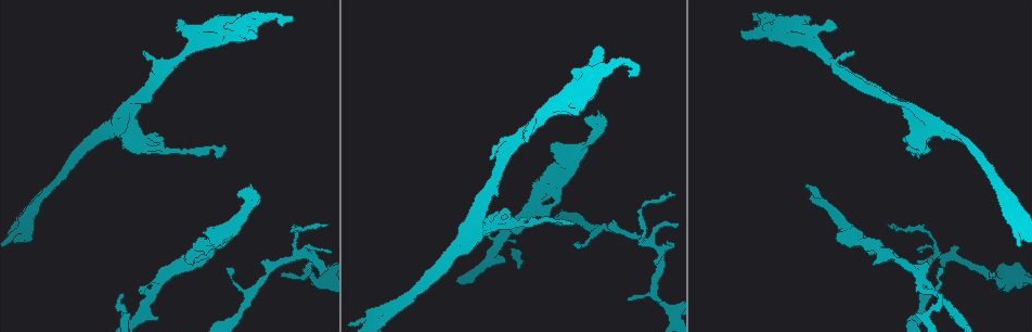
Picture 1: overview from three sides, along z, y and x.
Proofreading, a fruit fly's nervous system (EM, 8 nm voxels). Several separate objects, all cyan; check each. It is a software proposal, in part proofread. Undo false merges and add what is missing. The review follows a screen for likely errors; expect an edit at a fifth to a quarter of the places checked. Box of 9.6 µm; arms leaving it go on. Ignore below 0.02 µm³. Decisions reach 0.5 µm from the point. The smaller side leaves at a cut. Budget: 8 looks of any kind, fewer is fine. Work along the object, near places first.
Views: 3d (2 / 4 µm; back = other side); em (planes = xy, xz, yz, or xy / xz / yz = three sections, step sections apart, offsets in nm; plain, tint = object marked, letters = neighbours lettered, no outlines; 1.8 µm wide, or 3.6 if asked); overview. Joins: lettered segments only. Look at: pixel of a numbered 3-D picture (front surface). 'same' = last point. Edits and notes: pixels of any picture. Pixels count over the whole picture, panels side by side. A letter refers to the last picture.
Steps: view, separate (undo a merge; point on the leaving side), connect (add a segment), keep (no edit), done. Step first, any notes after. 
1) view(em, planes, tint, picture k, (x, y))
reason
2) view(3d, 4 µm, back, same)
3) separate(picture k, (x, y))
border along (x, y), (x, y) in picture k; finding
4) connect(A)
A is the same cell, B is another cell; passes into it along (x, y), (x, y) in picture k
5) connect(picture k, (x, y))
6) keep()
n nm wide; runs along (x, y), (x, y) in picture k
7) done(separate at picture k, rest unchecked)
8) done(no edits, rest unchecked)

view(3d, 4 µm, picture 1, (1000, 285))
sharp bend

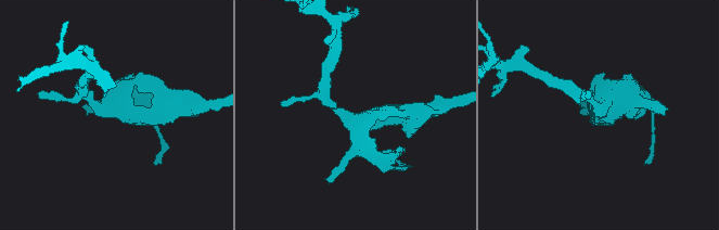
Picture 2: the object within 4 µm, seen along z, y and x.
view(em, xy, step 4, tint, picture 2, (341, 110))
now the EM

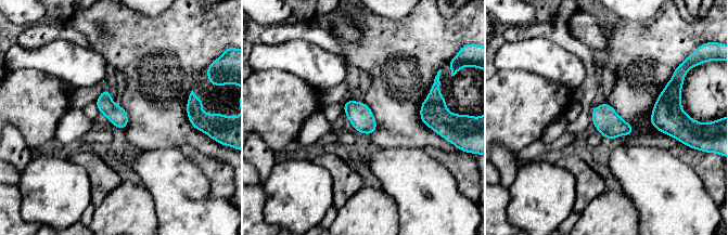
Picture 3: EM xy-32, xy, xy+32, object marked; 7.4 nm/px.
view(em, planes, letters, same)

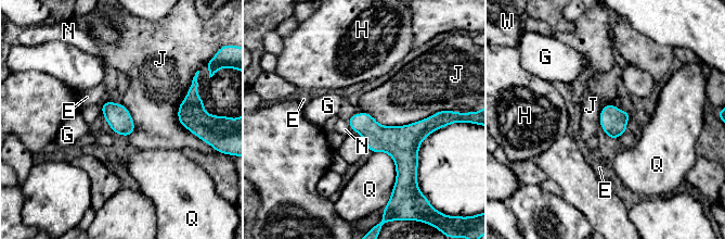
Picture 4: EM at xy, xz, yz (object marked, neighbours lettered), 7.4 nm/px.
keep()
J touches over 600 nm; E, G, H, J, N, Q and W are other cells; border along (439, 111), (404, 125), (362, 113) in picture 4; all the same cell

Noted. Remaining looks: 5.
view(3d, 2 µm, picture 1, (816, 198))
branch stops here

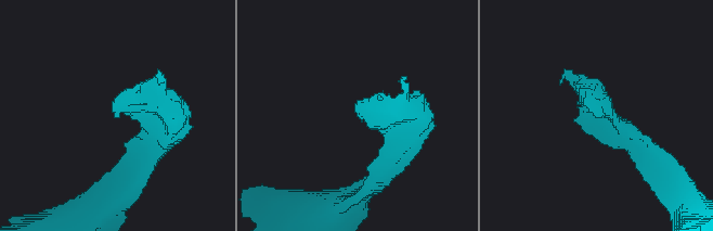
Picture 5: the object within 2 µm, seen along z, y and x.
view(em, planes, tint, picture 5, (594, 109))
now the EM

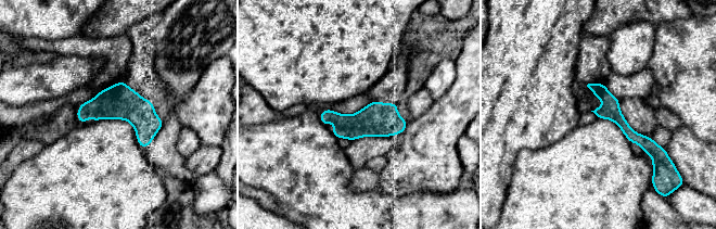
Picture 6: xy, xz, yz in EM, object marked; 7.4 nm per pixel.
view(em, planes, letters, same)
what lies round it

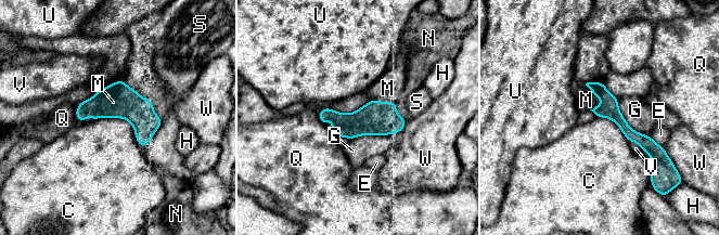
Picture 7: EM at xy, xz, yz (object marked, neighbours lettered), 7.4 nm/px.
connect(M)
140 nm wide; M is the same cell, C, E, G, H, N, Q, S, U, V and W are other cells; passes into it along (610, 108), (595, 95), (586, 100) in picture 7; the cell continues

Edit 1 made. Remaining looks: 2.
done(connect at picture 7, rest unchecked)

